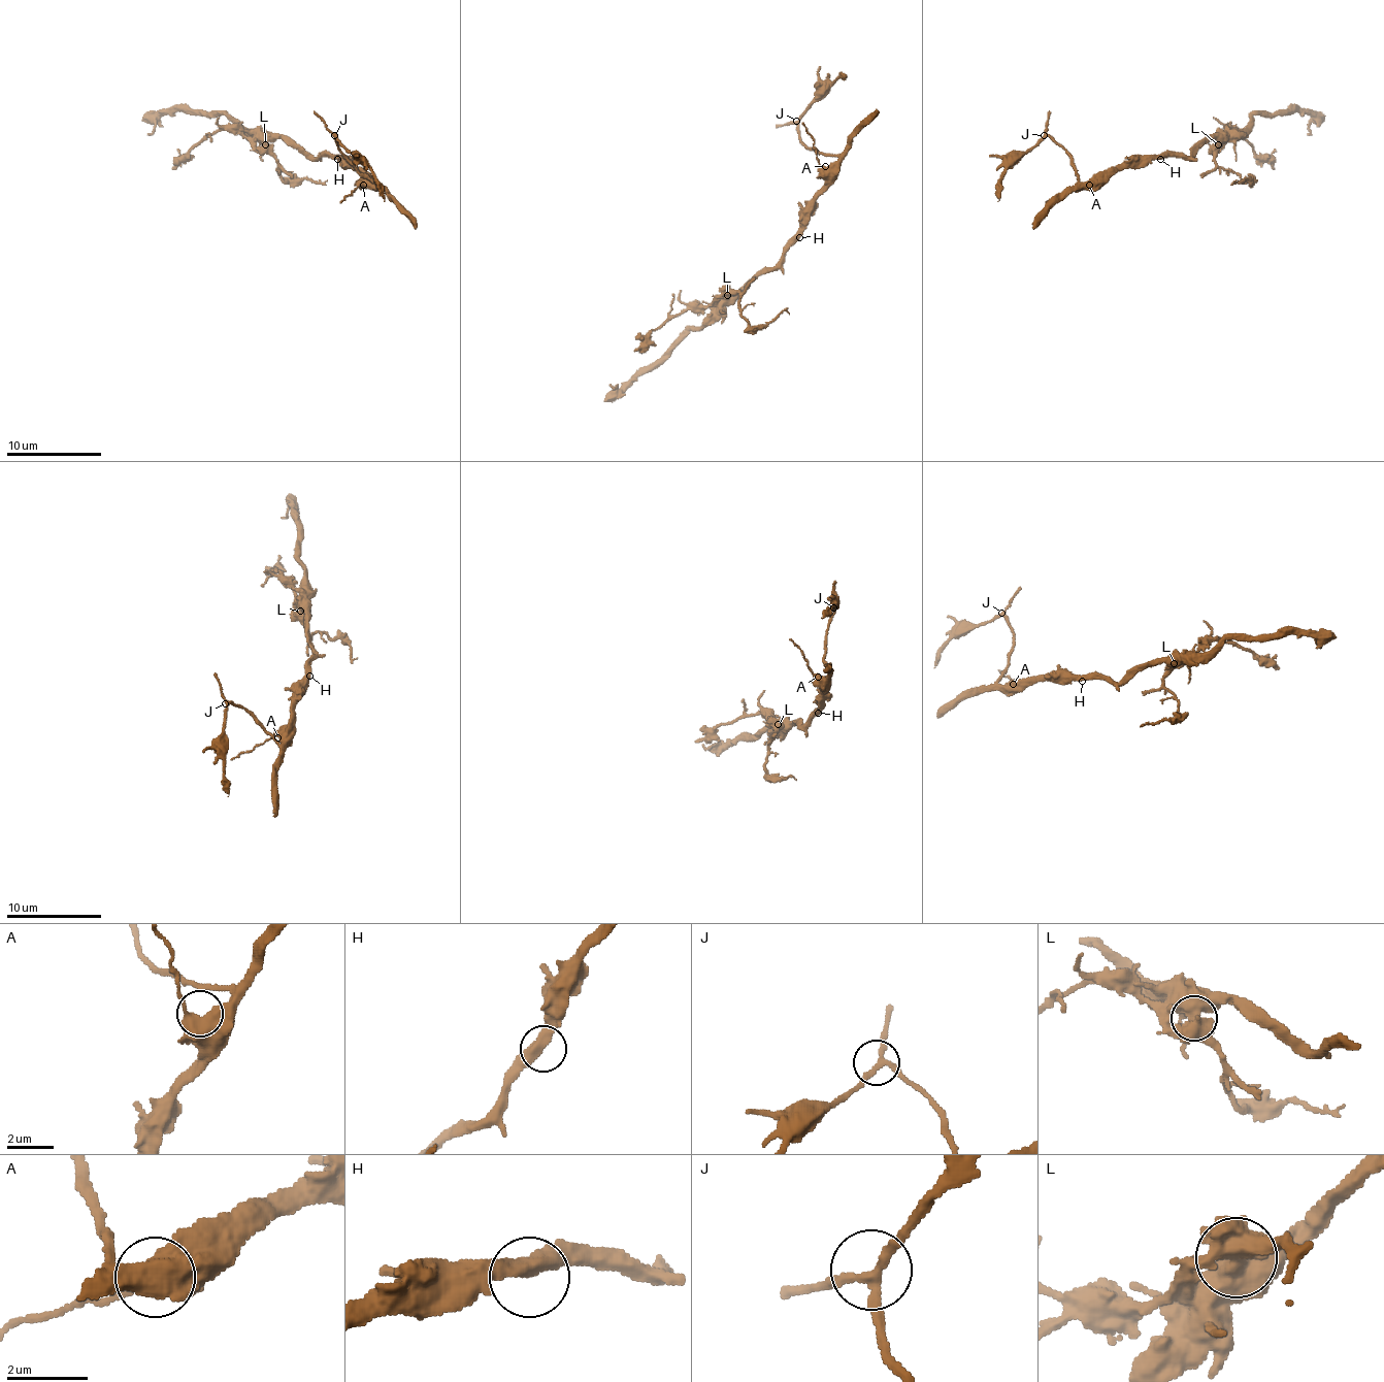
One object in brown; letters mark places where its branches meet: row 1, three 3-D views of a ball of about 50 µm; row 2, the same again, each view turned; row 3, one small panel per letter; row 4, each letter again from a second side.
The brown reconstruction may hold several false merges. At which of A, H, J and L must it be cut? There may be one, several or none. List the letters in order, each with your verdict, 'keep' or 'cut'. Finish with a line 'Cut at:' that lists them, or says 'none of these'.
A: keep
H: keep
J: keep
L: cut
Cut at: L

